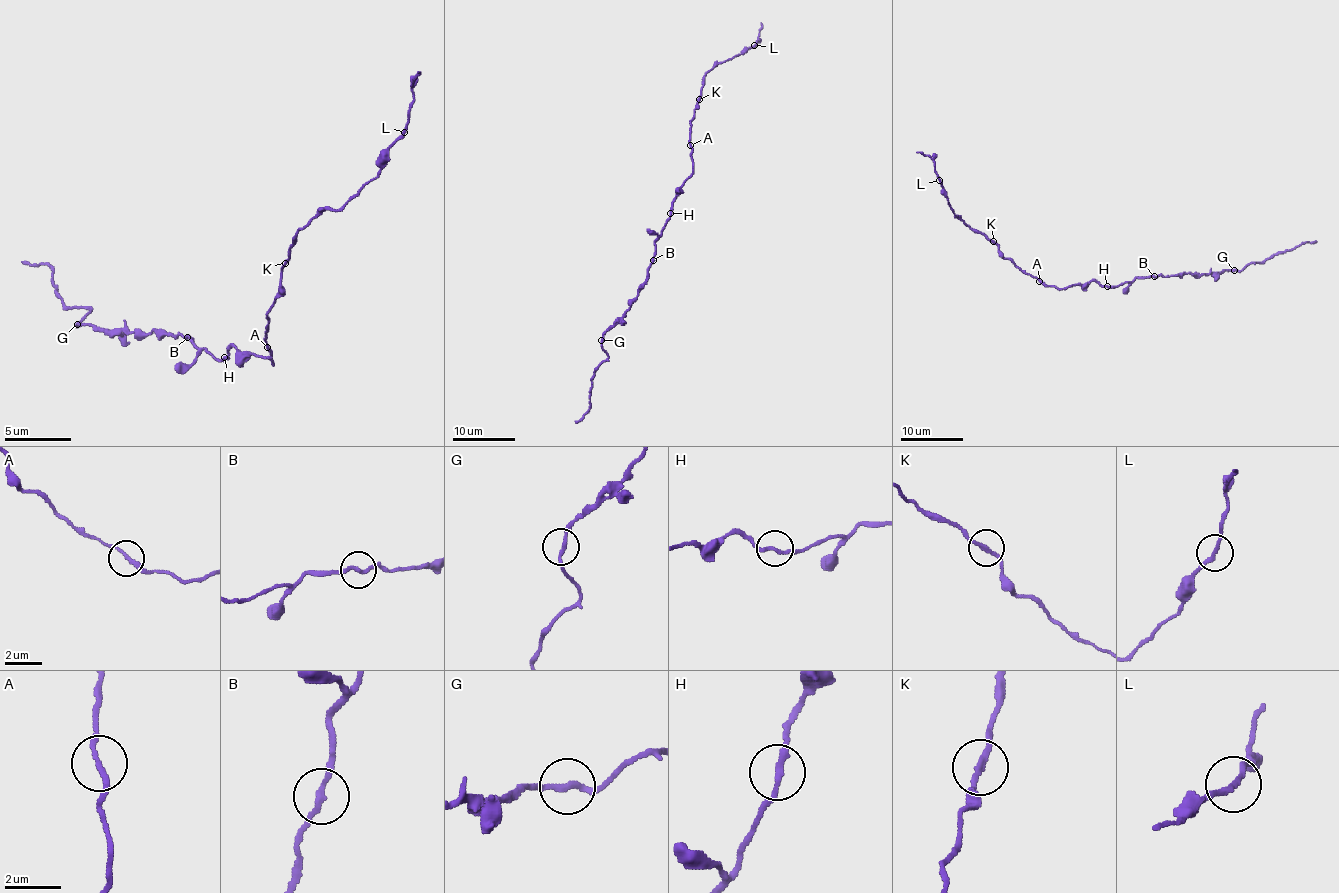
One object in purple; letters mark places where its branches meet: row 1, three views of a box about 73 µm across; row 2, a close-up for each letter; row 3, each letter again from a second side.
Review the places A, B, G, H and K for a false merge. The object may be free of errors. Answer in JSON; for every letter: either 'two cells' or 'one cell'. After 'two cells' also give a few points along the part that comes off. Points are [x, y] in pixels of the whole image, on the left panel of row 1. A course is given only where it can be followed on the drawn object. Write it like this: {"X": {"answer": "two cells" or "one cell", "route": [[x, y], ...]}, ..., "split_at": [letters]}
{"A": {"answer": "one cell"}, "B": {"answer": "one cell"}, "G": {"answer": "one cell"}, "H": {"answer": "one cell"}, "K": {"answer": "one cell"}, "split_at": []}

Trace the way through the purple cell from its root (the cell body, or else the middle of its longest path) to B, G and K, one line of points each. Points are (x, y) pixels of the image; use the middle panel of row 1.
B: (675, 197), (670, 219), (654, 243), (653, 260)
G: (675, 197), (670, 219), (654, 243), (648, 279), (631, 307), (601, 340)
K: (675, 197), (692, 172), (690, 120), (698, 100)

